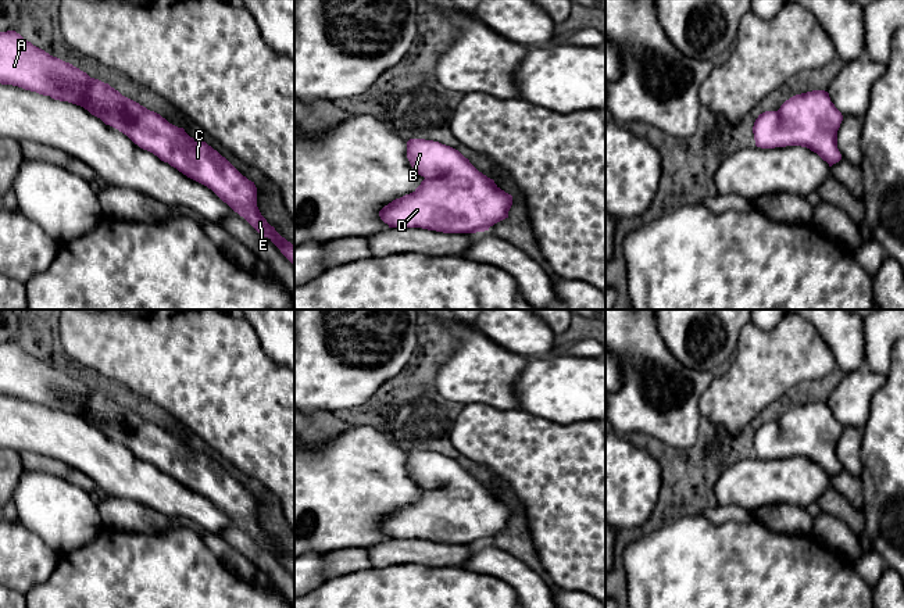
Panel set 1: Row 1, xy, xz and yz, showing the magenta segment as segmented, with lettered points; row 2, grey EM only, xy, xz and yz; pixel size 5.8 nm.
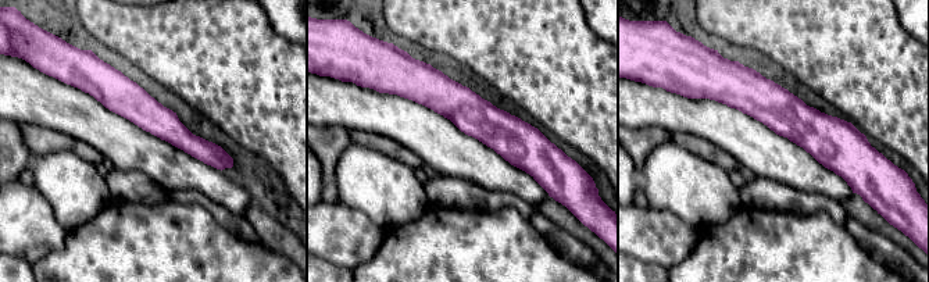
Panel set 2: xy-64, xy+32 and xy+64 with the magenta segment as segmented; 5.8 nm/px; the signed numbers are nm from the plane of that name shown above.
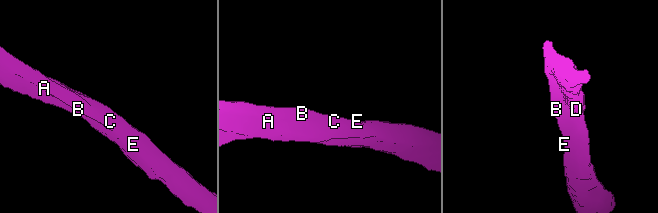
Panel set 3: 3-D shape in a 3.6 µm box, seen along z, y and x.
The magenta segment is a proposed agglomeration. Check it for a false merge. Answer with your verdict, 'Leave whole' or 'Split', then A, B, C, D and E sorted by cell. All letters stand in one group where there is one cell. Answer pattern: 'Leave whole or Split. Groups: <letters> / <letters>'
Leave whole. Groups: A B C D E

